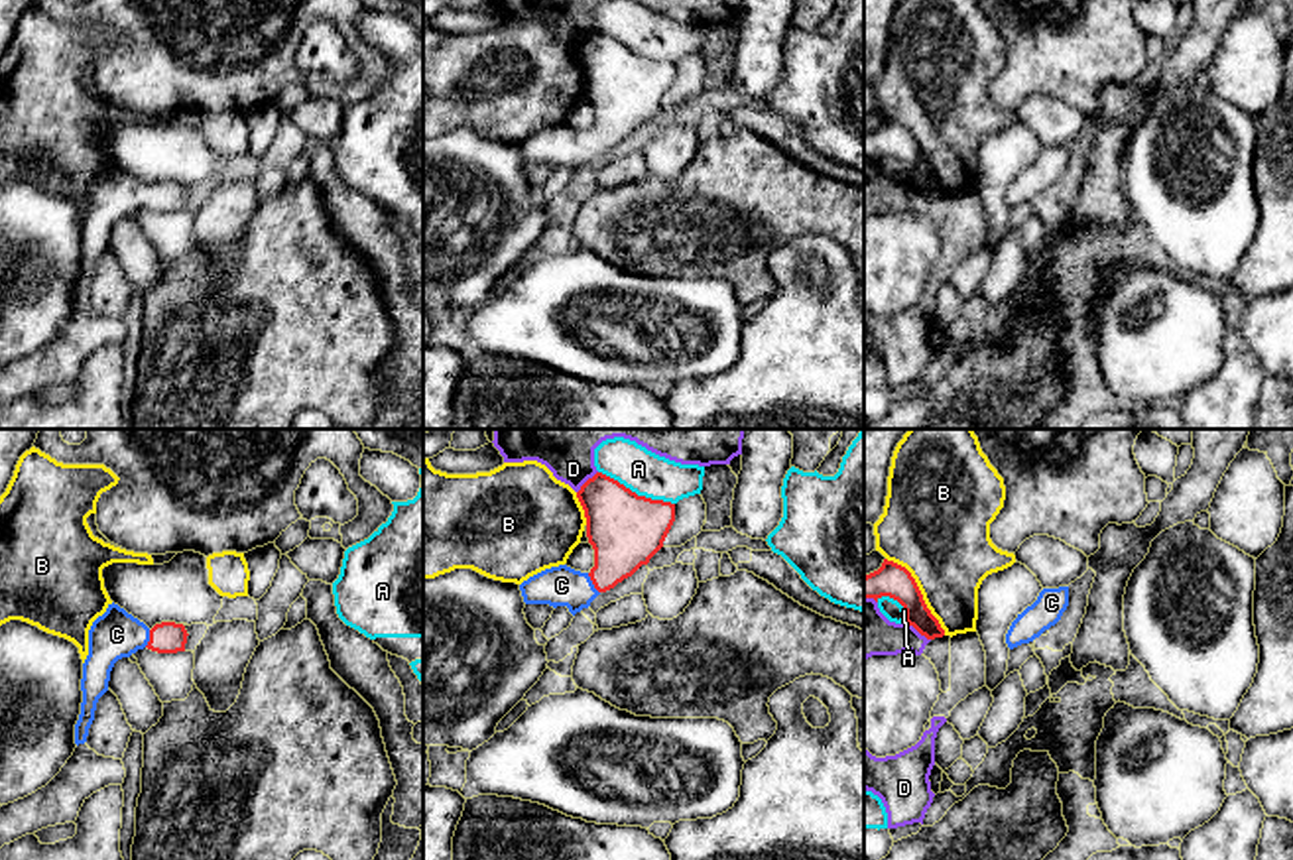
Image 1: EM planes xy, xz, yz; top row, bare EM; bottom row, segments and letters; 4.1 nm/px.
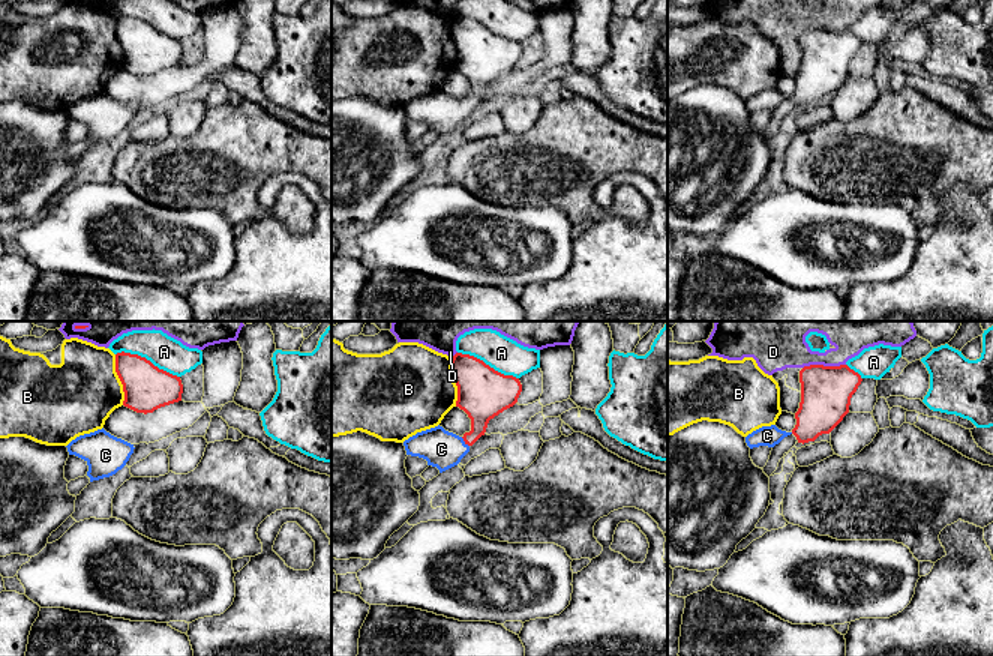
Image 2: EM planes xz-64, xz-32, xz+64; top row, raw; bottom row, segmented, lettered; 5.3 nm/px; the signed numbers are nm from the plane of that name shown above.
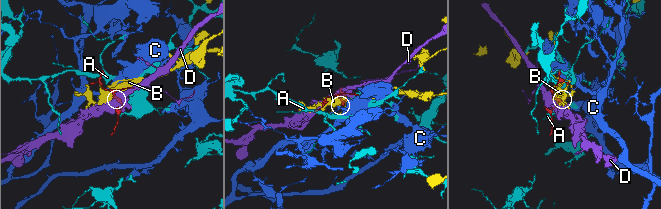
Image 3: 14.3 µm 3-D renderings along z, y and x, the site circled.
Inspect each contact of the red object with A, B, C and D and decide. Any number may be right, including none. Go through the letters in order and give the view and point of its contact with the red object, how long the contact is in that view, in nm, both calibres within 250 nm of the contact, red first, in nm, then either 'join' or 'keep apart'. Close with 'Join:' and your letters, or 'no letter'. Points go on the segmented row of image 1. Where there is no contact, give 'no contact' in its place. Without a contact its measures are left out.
A: xz (634, 492) | 340 nm | 300/180 nm | keep apart
B: yz (920, 593) | 400 nm | 140/400 nm | keep apart
C: xz (593, 583) | 100 nm | 300/160 nm | join
D: yz (918, 630) | 130 nm | 140/200 nm | keep apart
Join: C

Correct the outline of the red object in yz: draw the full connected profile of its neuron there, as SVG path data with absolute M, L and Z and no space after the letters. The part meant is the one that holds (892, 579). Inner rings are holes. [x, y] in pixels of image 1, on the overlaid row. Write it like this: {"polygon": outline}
{"polygon": "M884 559L878 571L864 577L864 598L878 602L882 596L897 600L905 610L905 624L913 626L927 640L945 636L945 630L927 608L911 573L888 559Z"}

